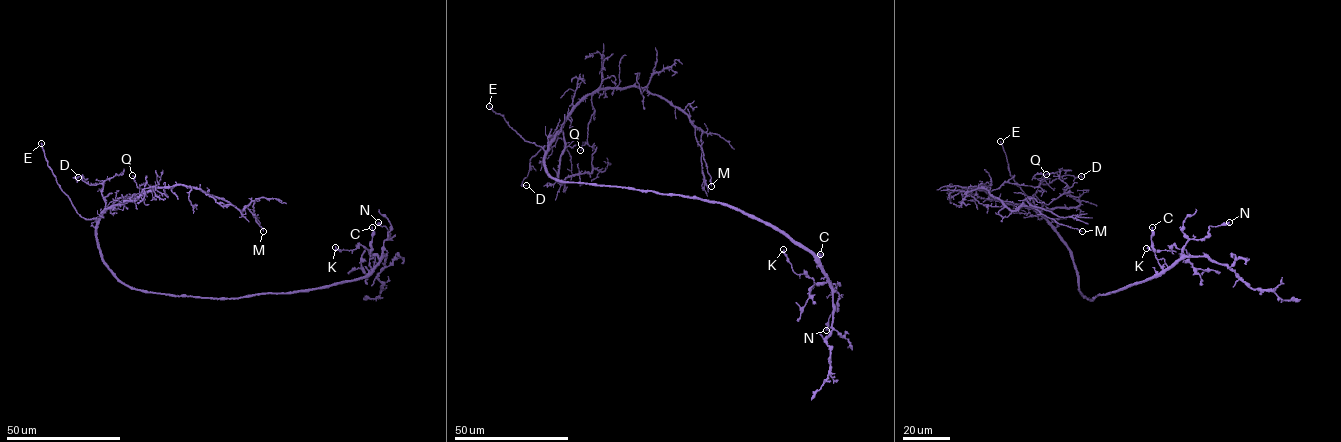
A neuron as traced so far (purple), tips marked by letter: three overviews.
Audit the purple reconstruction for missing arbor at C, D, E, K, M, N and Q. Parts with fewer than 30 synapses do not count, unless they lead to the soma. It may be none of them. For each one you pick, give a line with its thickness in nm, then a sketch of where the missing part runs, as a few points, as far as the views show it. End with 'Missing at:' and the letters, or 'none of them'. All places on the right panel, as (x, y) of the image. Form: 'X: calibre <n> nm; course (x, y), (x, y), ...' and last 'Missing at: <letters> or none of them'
E: calibre 190 nm
Missing at: E

